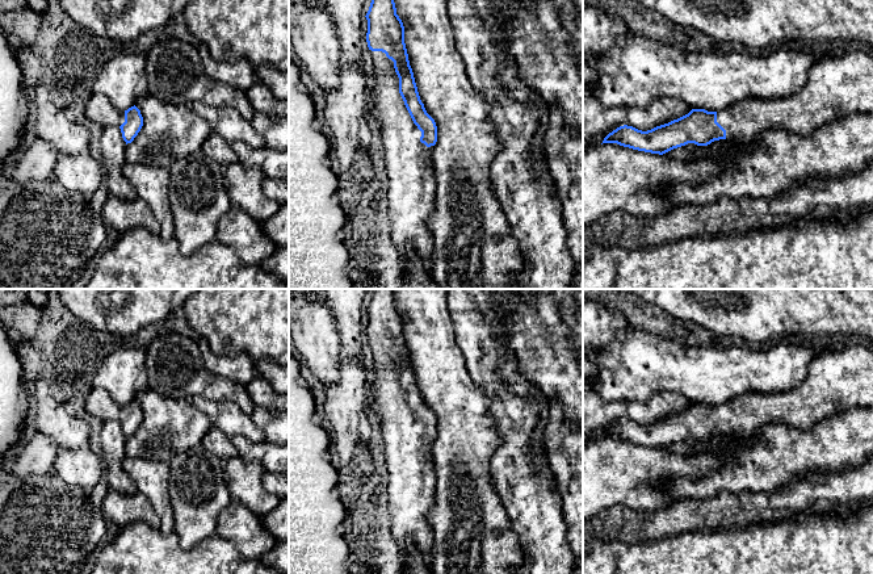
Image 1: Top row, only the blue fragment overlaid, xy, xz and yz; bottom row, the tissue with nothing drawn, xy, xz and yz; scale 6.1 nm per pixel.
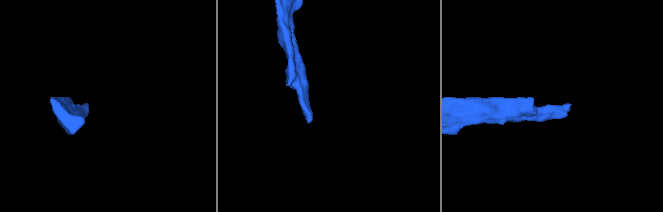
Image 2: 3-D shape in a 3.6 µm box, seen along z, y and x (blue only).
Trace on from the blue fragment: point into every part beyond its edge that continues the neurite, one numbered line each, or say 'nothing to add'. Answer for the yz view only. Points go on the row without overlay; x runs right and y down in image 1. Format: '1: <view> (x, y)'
1: yz (839, 381)

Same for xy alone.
1: xy (99, 403)

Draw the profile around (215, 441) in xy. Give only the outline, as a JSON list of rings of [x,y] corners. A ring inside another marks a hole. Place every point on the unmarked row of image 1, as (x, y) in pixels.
[[[214,426],[203,436],[200,445],[224,461],[236,454],[236,448],[232,444],[231,437]]]

